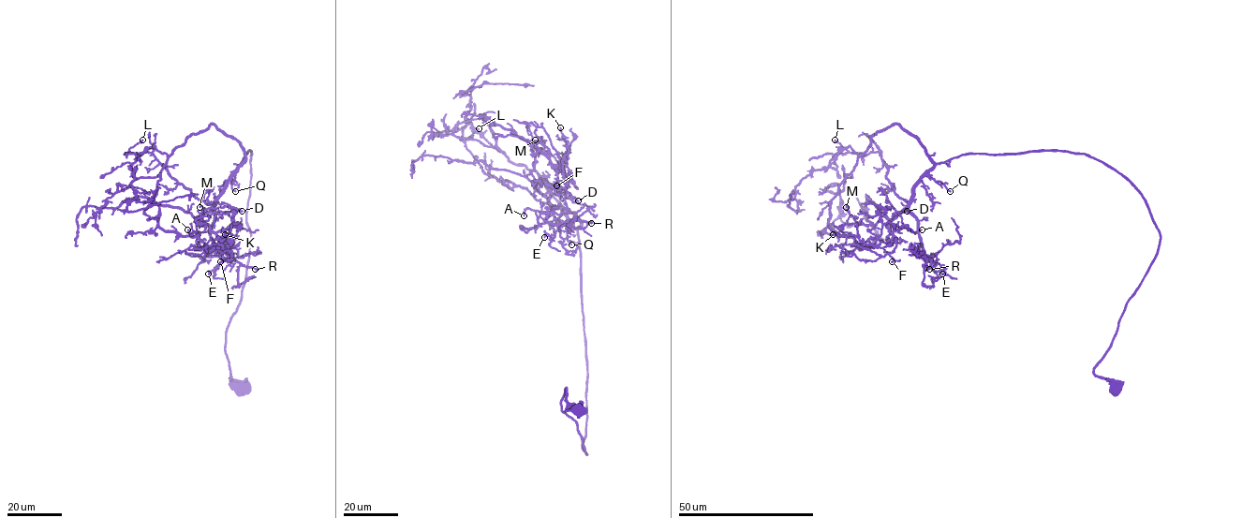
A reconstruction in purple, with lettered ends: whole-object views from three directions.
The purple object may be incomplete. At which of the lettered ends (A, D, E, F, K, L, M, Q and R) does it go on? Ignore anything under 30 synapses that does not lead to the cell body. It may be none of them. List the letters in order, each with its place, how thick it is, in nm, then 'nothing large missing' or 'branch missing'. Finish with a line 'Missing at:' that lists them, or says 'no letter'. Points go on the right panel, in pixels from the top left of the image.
A: at (922, 229); 240 nm thick; branch missing
D: at (907, 211); 240 nm thick; nothing large missing
E: at (942, 273); 190 nm thick; nothing large missing
F: at (892, 261); 130 nm thick; nothing large missing
K: at (833, 234); 160 nm thick; nothing large missing
L: at (835, 140); 190 nm thick; nothing large missing
M: at (846, 207); 170 nm thick; nothing large missing
Q: at (950, 191); 180 nm thick; nothing large missing
R: at (929, 269); 190 nm thick; nothing large missing
Missing at: A

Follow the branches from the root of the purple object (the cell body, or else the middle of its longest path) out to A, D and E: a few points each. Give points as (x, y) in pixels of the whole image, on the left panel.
A: (244, 387), (230, 378), (225, 333), (249, 254), (249, 151), (214, 202), (212, 226), (187, 229)
D: (244, 387), (230, 378), (225, 333), (241, 299), (249, 254), (249, 151), (207, 214), (242, 211)
E: (244, 387), (230, 378), (225, 333), (249, 254), (249, 151), (214, 202), (210, 254), (223, 259), (208, 273)

